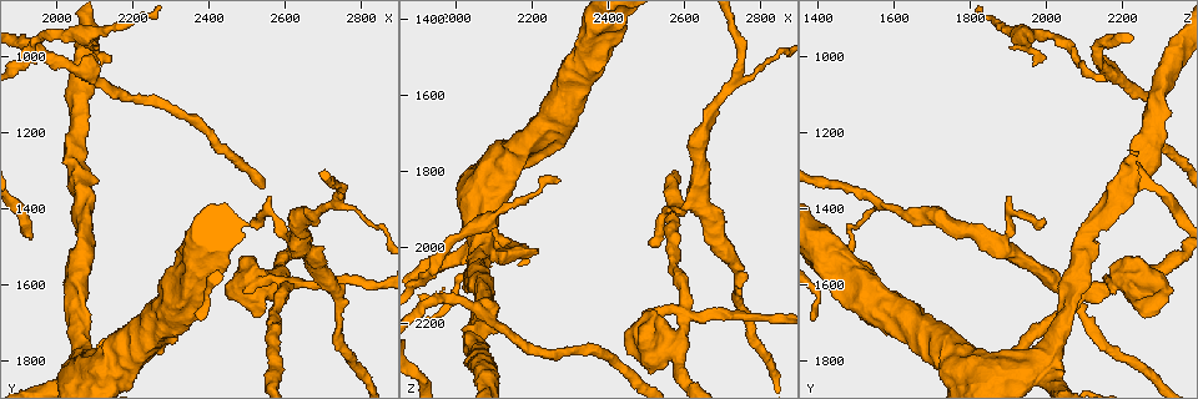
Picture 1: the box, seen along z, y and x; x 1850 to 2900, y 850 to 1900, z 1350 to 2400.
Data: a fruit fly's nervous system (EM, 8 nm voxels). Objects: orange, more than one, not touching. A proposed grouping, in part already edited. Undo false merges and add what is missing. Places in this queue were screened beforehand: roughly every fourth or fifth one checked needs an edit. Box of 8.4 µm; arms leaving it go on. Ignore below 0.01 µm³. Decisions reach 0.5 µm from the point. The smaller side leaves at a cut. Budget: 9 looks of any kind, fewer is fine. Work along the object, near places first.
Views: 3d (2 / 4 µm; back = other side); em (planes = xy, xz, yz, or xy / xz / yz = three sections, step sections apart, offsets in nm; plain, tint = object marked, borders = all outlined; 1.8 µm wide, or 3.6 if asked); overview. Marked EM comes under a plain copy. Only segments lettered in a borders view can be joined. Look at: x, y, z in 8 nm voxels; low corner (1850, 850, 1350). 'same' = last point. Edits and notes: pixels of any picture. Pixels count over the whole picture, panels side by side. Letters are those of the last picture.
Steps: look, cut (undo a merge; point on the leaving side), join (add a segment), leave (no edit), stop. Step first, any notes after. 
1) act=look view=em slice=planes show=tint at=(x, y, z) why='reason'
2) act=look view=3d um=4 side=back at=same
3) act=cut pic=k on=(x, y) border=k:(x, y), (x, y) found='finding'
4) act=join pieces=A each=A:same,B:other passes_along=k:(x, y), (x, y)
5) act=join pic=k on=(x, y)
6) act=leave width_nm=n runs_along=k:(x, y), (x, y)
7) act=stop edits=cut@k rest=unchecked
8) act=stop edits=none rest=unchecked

act=look view=3d um=2 at=(2505, 1455, 1985) why='thin end'

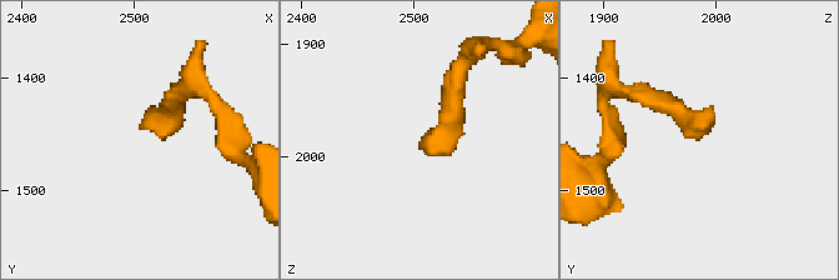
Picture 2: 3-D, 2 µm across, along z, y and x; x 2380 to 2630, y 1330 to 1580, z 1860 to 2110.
act=look view=em slice=planes show=borders at=(2506, 1448, 1990) why='now the EM'

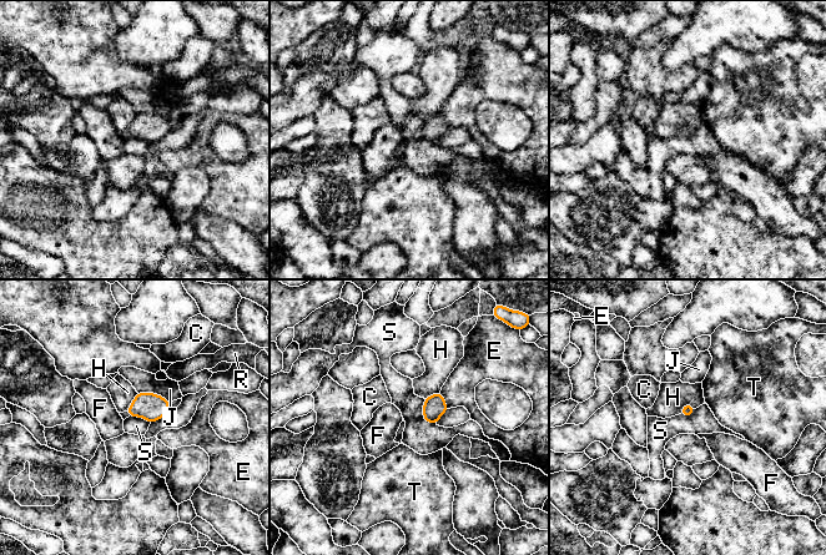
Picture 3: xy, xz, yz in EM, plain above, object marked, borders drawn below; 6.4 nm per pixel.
act=leave each=C:other,E:other,F:other,H:other,J:other,R:other,S:other,T:other border=3:(423, 399), (422, 417), (436, 424) found='none of them fits'

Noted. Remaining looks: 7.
act=look view=em um=3.6 slice=yz step=16 show=tint at=(2590, 1595, 2230)

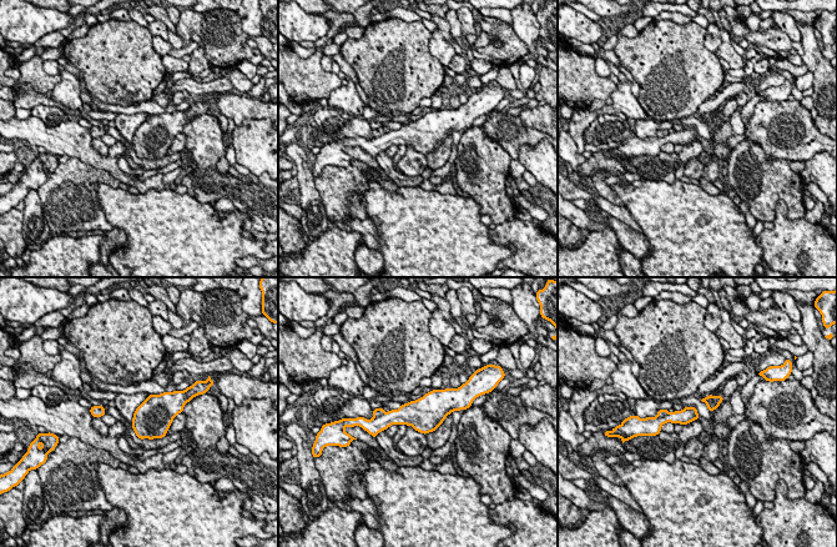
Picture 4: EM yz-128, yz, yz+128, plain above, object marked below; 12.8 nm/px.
act=look view=em um=3.6 slice=planes show=tint at=same why='cut it another way'

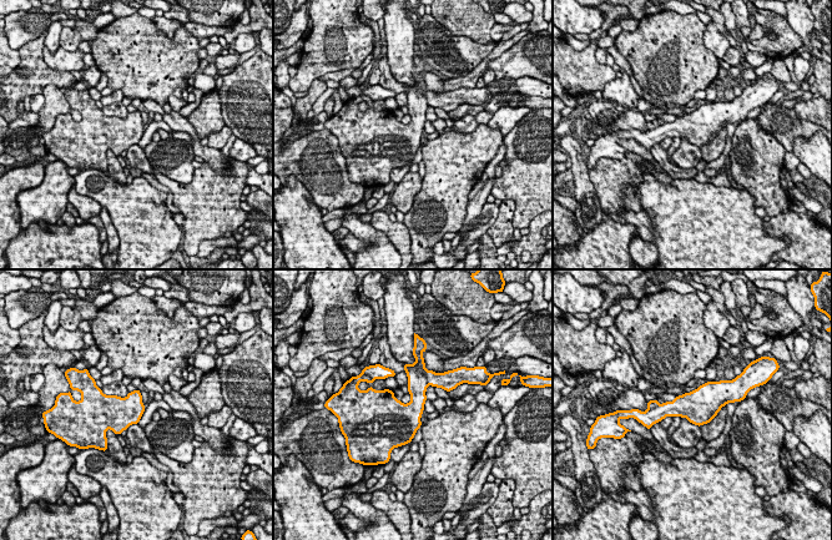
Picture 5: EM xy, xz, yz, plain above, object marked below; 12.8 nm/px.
act=look view=em um=3.6 slice=planes show=borders at=same why='what lies round it'

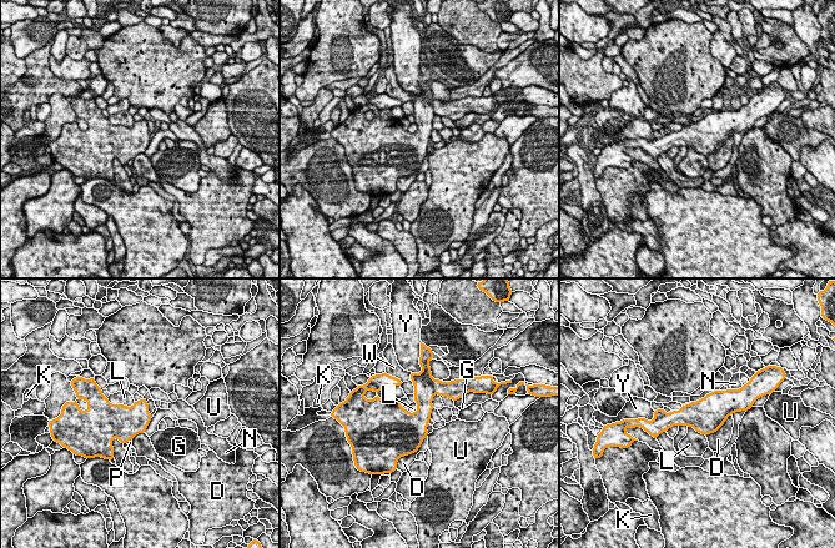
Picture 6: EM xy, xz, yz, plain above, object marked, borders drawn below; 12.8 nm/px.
act=cut pic=6 on=(449, 390) each=D:other,G:other,K:other,L:other,N:other,P:other,U:other,W:other,Y:other border=6:(432, 378), (431, 386), (436, 393) found='two neurons meet here'

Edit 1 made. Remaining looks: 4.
act=look view=3d um=2 at=(2135, 1015, 1990)

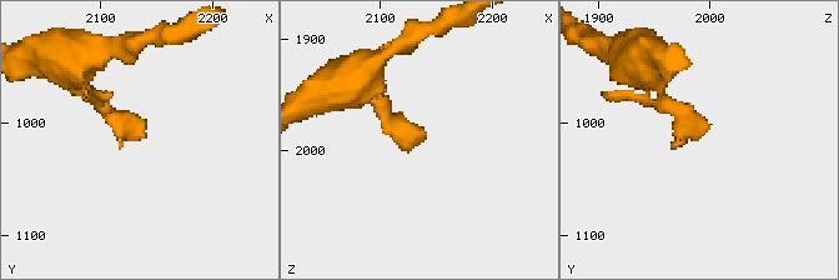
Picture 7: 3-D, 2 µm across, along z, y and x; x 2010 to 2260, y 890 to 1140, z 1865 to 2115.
act=look view=em slice=xy step=16 show=tint at=(2140, 1012, 1988) why='need the tissue'

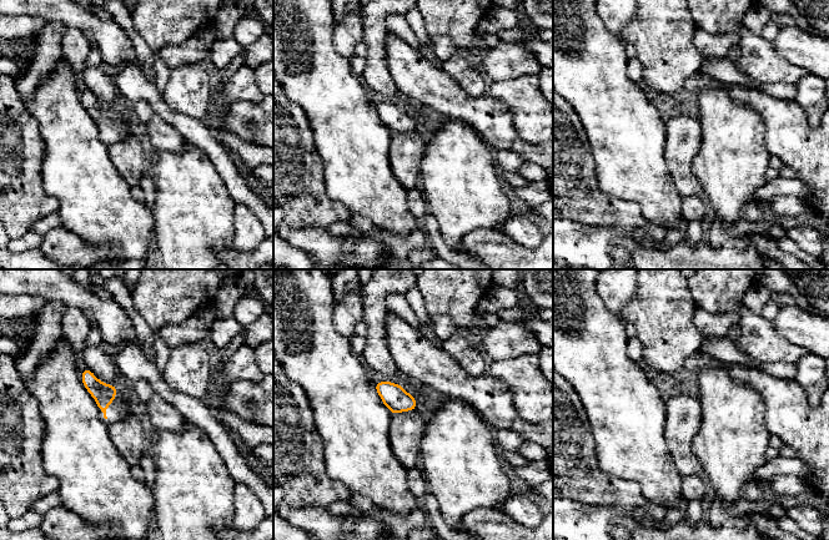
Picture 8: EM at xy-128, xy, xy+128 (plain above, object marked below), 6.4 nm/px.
act=look view=em slice=planes show=borders at=same

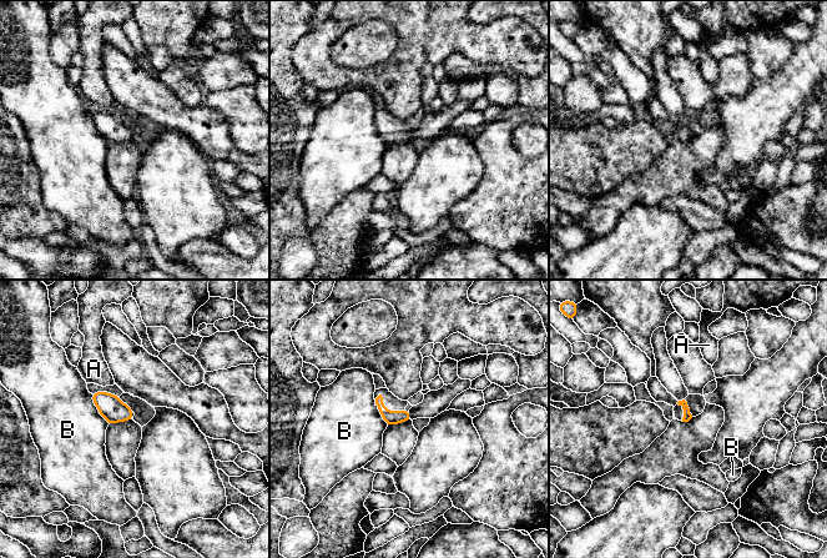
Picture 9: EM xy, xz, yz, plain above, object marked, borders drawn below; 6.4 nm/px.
act=leave each=A:other,B:other border=9:(90, 393), (97, 412), (109, 423) found='no lettered segment goes on from it'

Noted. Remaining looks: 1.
act=stop edits=cut@6 rest=unchecked

